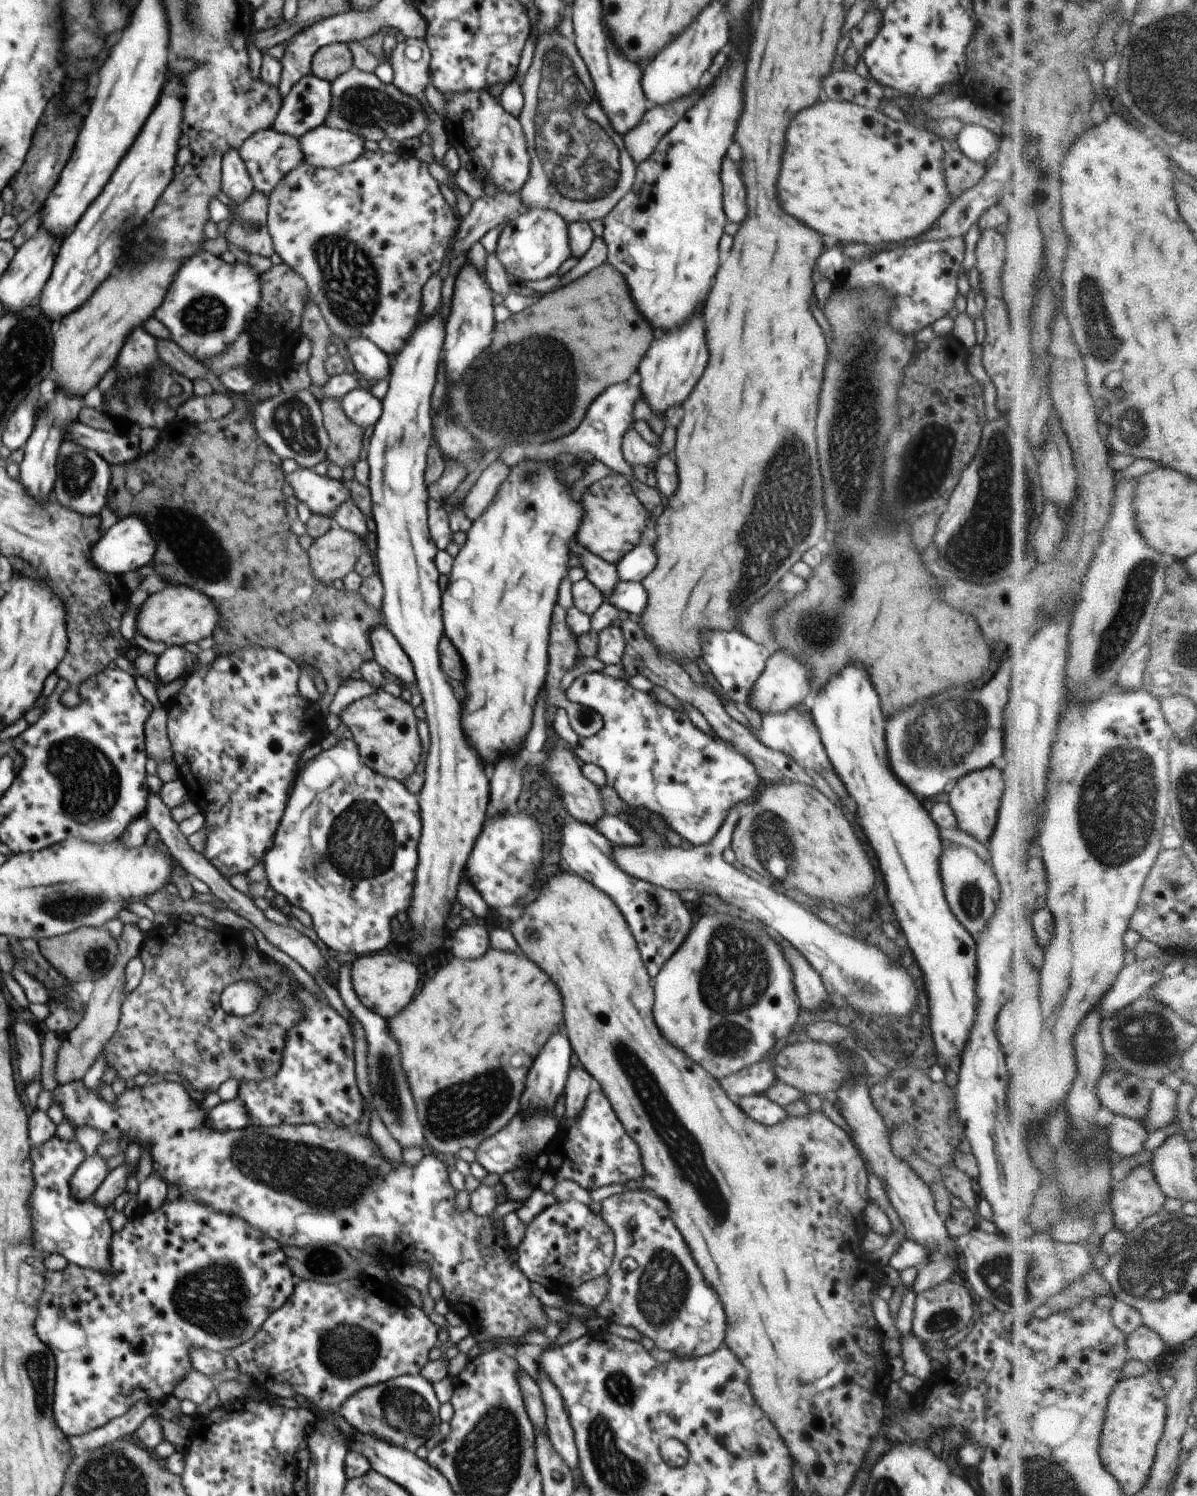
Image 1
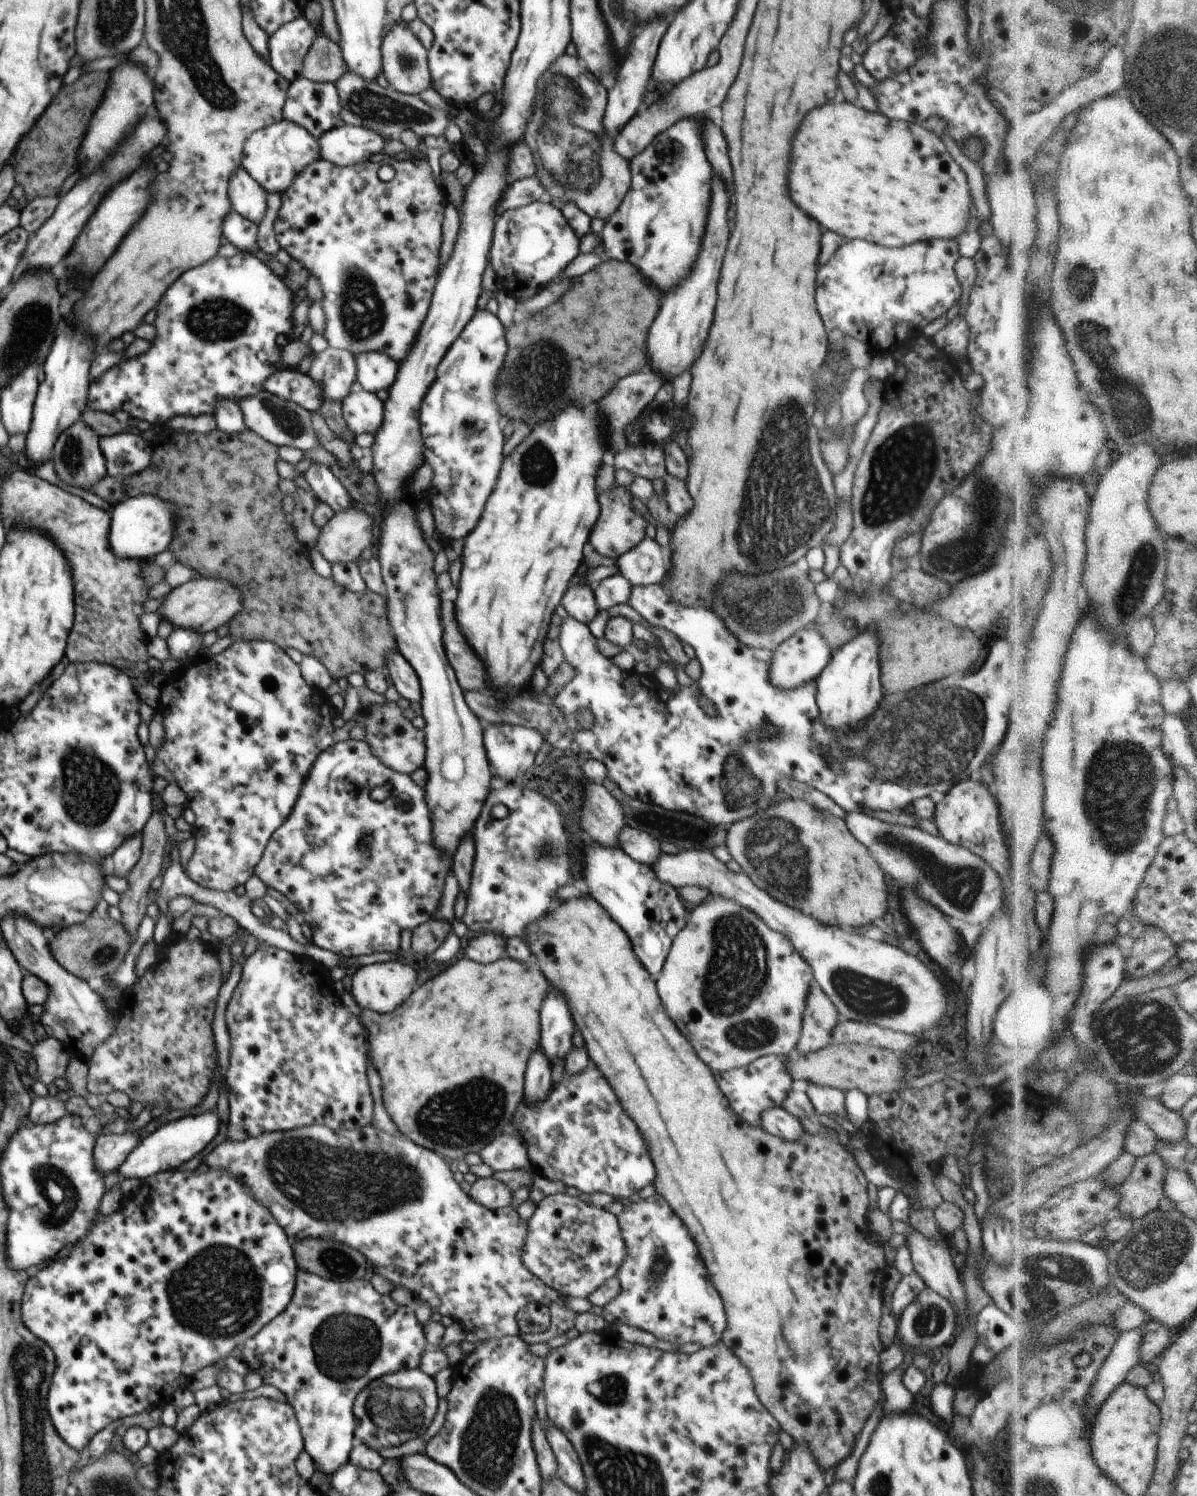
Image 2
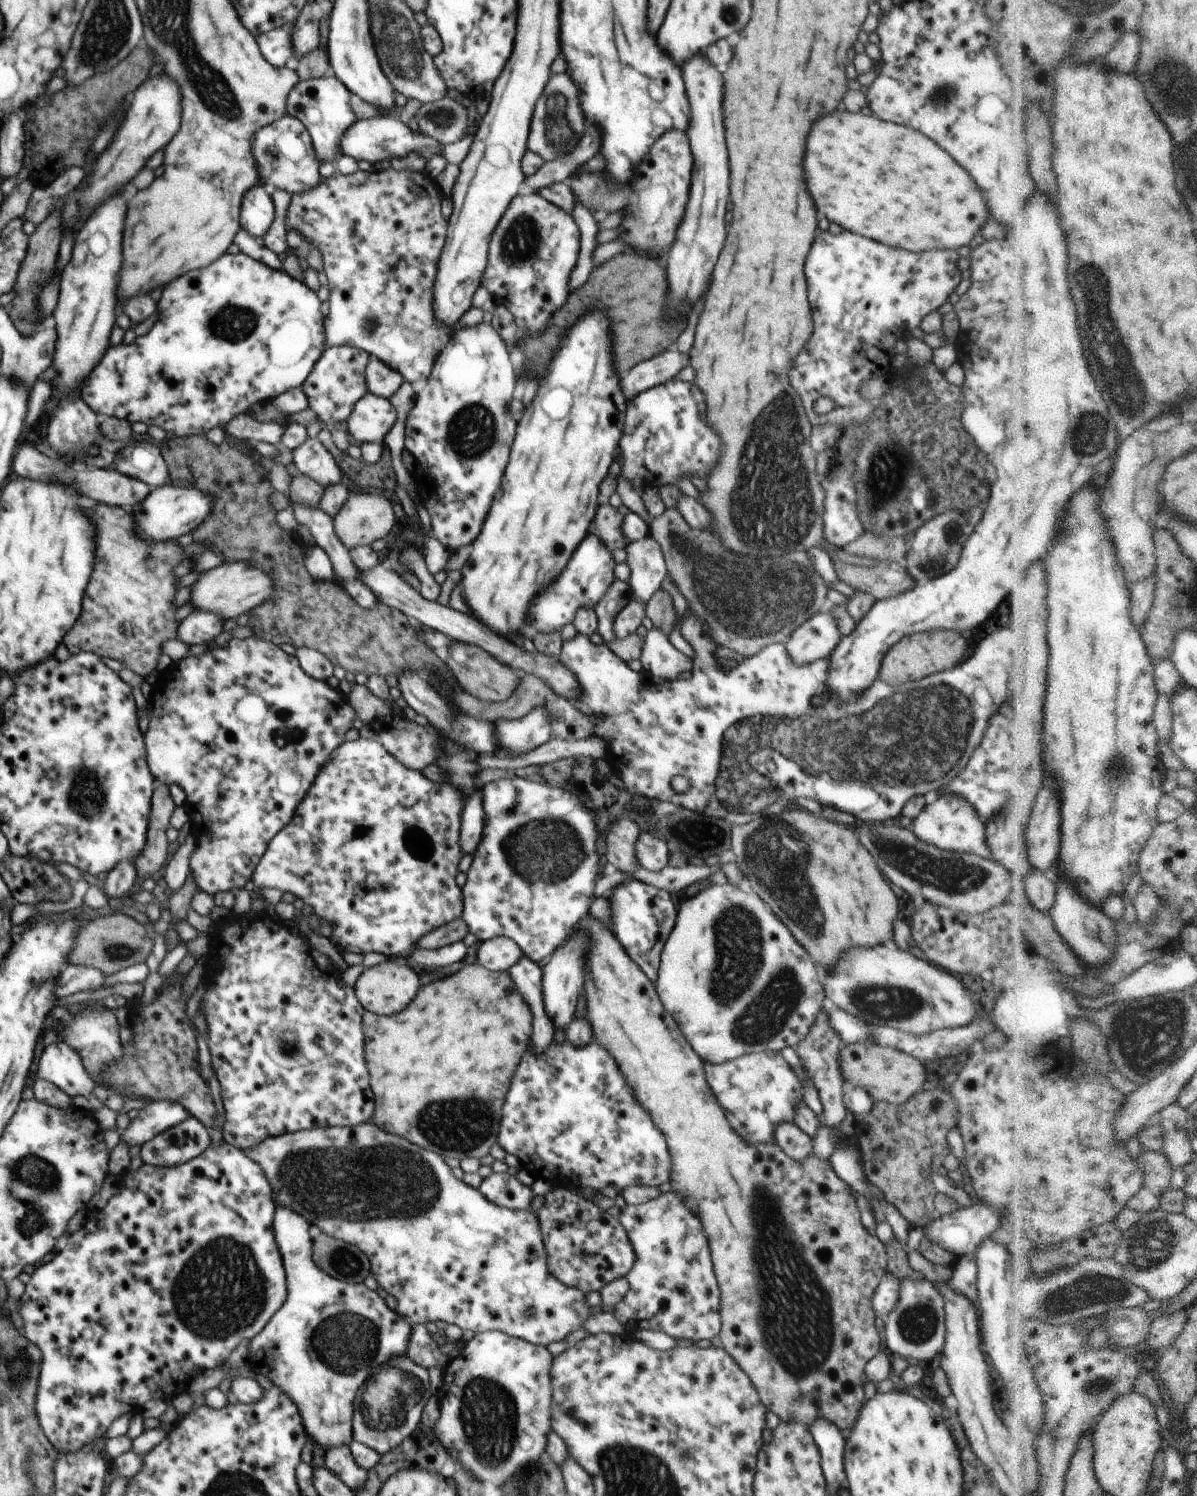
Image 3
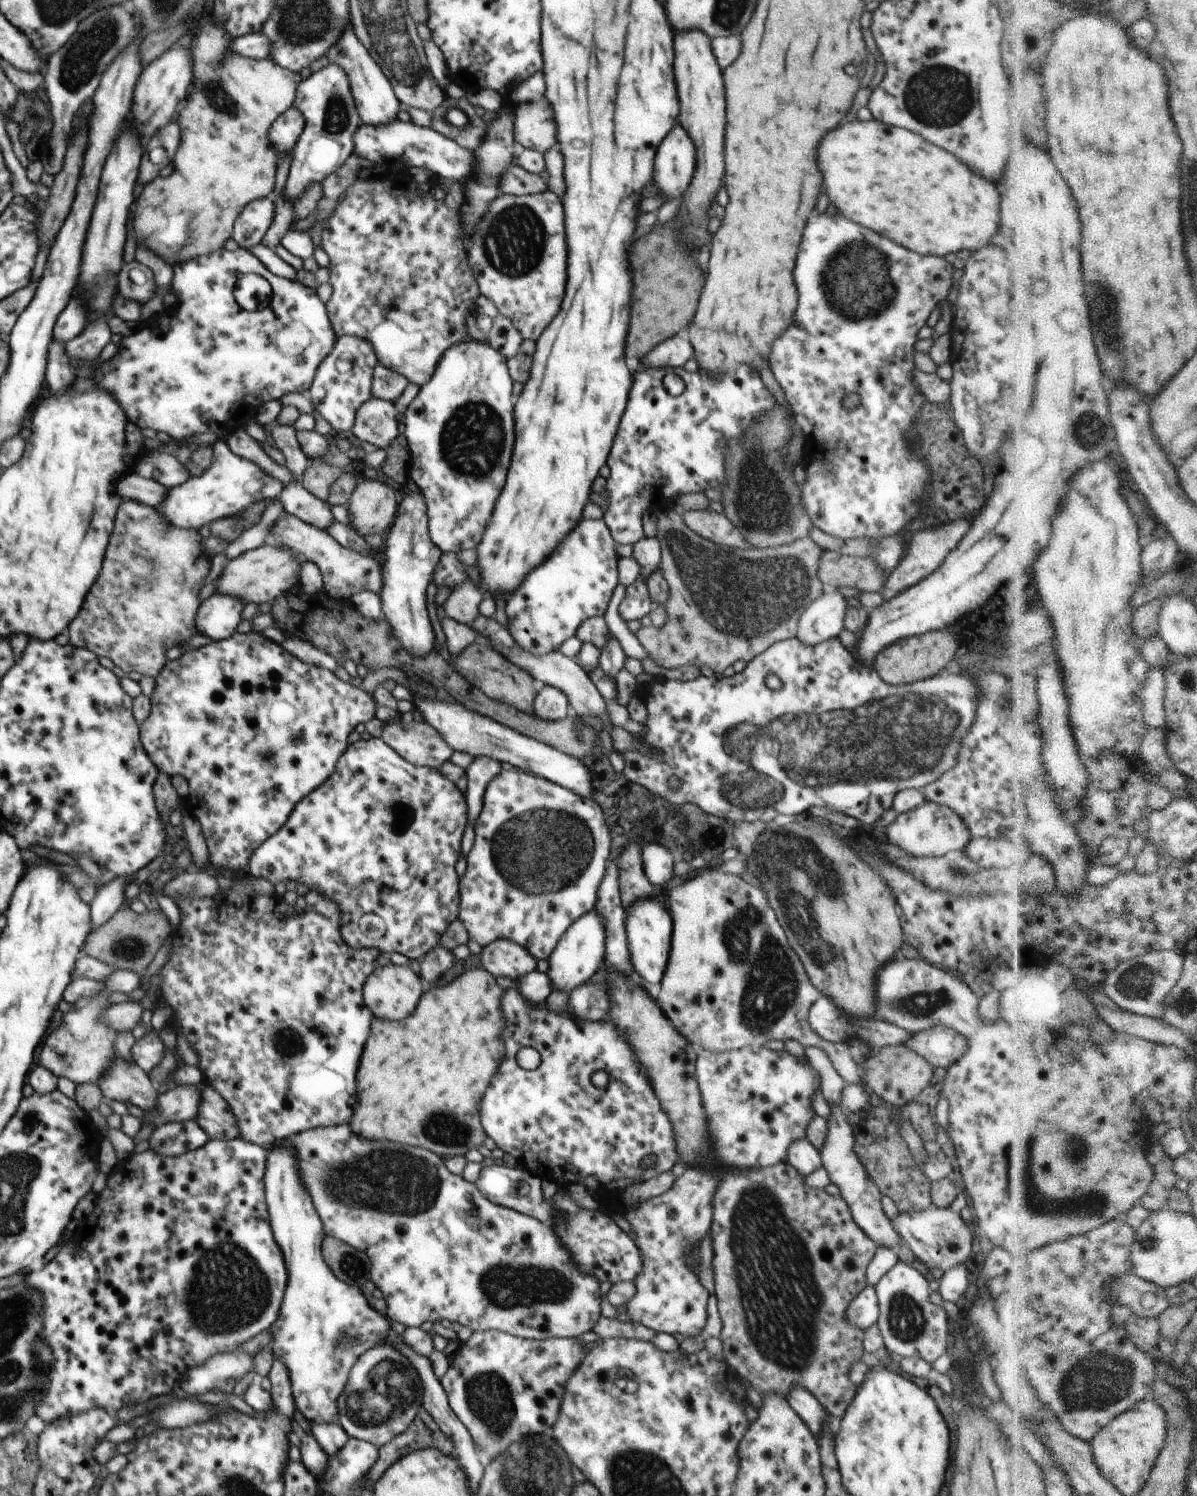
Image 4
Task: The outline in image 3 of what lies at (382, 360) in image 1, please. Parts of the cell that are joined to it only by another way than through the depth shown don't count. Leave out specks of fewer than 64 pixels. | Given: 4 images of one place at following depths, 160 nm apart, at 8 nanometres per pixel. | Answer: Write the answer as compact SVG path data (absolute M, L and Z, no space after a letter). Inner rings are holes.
M374 355L369 358L369 363L364 370L367 392L376 396L389 399L405 381L404 377Z

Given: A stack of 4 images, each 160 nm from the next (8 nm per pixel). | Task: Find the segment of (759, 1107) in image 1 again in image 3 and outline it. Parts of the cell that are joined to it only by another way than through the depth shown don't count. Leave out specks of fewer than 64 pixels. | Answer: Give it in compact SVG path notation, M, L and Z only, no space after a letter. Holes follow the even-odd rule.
M784 1121L774 1129L775 1141L793 1159L803 1161L813 1152L813 1140L796 1123Z

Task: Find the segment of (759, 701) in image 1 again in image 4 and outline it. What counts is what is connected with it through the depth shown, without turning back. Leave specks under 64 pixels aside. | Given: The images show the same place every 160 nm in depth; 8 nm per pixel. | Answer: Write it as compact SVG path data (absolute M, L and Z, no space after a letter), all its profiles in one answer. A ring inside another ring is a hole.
M826 587L800 615L796 638L806 647L816 647L838 638L845 628L846 598L836 588Z

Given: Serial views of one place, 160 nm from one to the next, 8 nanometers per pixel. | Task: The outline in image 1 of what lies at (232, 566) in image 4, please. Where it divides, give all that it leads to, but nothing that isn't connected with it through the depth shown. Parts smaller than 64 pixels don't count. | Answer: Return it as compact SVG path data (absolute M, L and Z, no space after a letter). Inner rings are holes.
M169 584L164 590L151 594L141 606L135 630L154 642L164 642L168 647L182 647L186 642L197 643L213 636L219 612L205 594L184 585Z

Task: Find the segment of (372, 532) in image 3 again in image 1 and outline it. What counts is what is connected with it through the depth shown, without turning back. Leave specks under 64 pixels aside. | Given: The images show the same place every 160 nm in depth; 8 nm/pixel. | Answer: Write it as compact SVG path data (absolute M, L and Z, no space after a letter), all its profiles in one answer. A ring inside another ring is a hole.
M333 524L330 530L324 536L317 538L307 550L311 573L321 583L332 585L334 580L343 580L347 574L354 571L358 558L366 550L367 546L364 540L354 535L353 532L344 530L338 524Z

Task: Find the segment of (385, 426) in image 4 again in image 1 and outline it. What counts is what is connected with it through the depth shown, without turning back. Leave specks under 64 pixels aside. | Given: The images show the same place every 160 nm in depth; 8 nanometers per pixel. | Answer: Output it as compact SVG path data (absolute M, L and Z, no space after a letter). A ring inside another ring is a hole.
M358 388L351 390L341 398L341 407L346 416L358 426L375 426L383 411L382 401L370 391Z

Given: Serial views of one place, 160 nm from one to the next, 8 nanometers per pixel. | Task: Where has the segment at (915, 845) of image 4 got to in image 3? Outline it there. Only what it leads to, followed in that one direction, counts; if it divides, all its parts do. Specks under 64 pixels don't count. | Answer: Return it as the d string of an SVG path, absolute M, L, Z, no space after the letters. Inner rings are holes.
M943 792L933 804L926 804L922 812L914 819L912 830L921 841L942 850L970 853L992 859L993 852L987 843L985 826L986 823L965 798L954 793Z

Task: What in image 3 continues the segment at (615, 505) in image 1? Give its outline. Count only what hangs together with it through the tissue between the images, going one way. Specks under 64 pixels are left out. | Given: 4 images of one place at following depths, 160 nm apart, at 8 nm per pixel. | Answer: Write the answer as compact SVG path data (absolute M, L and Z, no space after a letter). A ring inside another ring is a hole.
M610 503L597 506L590 532L599 537L610 552L624 549L628 544L622 530L624 515Z

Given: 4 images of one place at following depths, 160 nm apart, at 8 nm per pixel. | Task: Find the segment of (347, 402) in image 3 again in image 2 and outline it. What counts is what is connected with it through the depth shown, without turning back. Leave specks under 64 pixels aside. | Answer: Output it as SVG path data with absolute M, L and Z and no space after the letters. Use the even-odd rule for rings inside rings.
M328 347L315 354L308 375L323 386L323 402L326 399L341 401L352 391L356 369L353 353Z

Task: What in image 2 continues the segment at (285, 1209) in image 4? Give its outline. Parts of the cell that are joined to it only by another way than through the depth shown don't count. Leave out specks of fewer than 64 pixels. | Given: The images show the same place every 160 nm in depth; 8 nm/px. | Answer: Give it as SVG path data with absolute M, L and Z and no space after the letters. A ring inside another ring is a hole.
M299 1270L291 1303L276 1318L273 1318L264 1328L261 1328L252 1336L252 1338L244 1342L240 1360L248 1364L246 1368L250 1368L250 1370L254 1370L254 1372L258 1372L262 1376L263 1384L270 1384L270 1386L278 1388L282 1394L286 1395L287 1402L295 1410L295 1415L301 1428L303 1449L312 1457L316 1470L324 1472L330 1478L330 1475L333 1475L342 1465L349 1462L351 1450L356 1444L356 1438L353 1434L356 1424L355 1416L353 1415L353 1406L358 1392L362 1390L362 1386L368 1386L368 1382L372 1382L372 1380L390 1373L397 1373L404 1369L418 1369L421 1365L421 1356L427 1349L428 1344L425 1332L415 1315L414 1306L398 1305L389 1294L378 1293L372 1287L370 1281L365 1279L338 1282L323 1279L321 1276Z

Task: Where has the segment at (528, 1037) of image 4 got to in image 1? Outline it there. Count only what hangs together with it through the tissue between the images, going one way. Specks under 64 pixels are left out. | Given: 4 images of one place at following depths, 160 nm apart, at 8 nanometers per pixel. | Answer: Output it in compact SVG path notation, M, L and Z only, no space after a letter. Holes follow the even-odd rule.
M602 1090L589 1092L584 1108L570 1129L558 1125L558 1132L542 1150L550 1161L549 1169L556 1180L573 1180L591 1193L609 1184L625 1184L628 1180L641 1180L644 1167L638 1145L628 1136L625 1126L618 1120L608 1097Z

